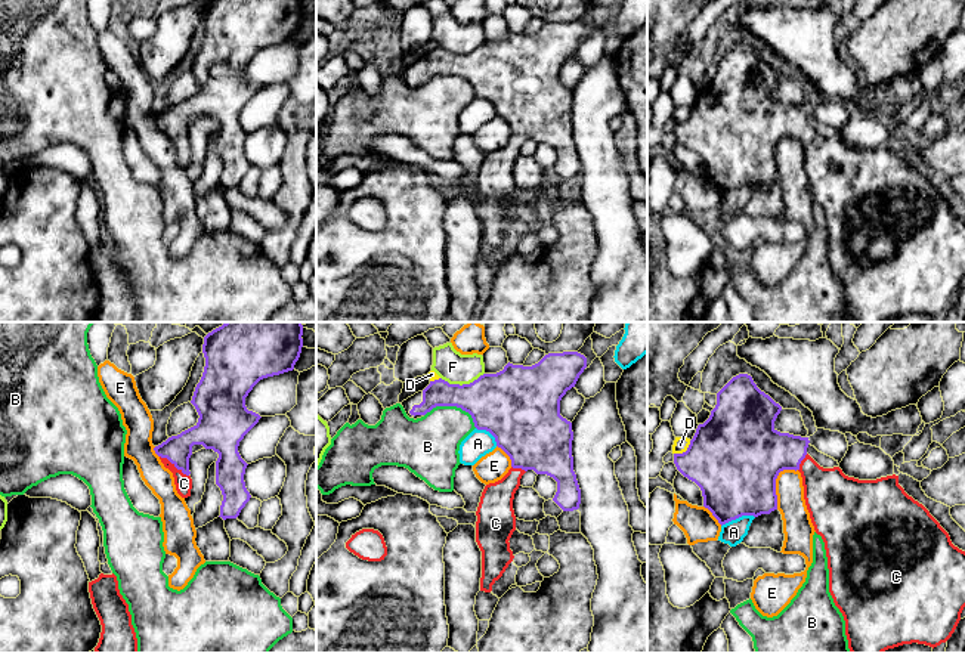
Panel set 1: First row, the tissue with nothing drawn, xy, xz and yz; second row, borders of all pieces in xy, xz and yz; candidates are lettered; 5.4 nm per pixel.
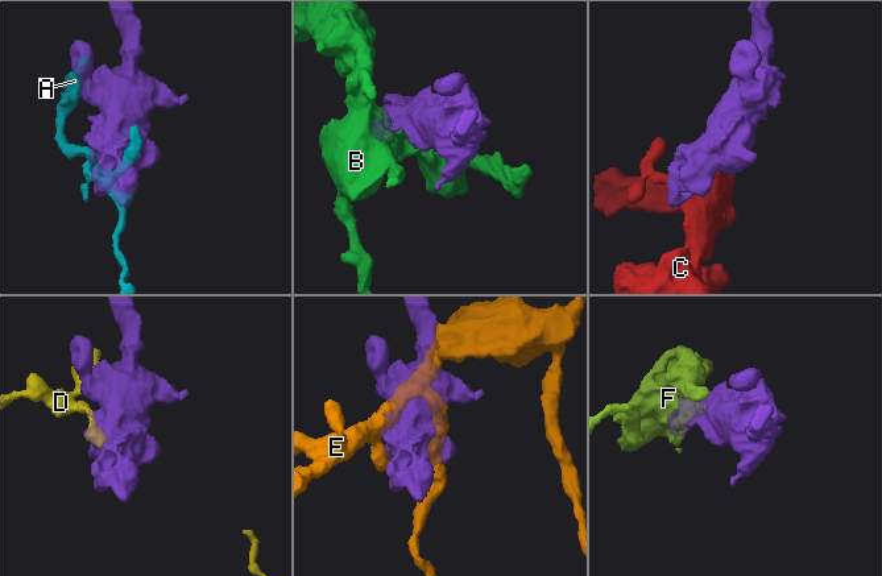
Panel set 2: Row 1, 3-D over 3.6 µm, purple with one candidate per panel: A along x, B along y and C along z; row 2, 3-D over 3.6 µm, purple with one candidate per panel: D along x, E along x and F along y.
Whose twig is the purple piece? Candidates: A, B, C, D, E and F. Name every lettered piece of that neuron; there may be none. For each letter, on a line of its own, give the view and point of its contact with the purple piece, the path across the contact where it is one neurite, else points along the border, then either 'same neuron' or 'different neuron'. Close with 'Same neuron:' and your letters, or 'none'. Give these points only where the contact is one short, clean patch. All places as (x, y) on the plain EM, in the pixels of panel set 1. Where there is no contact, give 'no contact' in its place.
A: meets purple in yz at (738, 186); different neuron
B: meets purple in xz at (454, 74); different neuron
C: meets purple in xy at (175, 135); runs through xy (178, 118), (175, 121), (175, 135), (181, 141), (183, 152); same neuron
D: meets purple in yz at (686, 120); different neuron
E: meets purple in yz at (775, 151); different neuron
F: meets purple in xz at (463, 53); different neuron
Same neuron: C

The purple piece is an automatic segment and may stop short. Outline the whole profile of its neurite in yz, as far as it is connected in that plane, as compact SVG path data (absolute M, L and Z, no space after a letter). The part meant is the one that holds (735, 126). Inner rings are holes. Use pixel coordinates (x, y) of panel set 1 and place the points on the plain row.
M739 43L733 46L718 62L717 62L717 74L711 80L709 87L699 93L693 108L686 121L674 123L674 133L677 139L695 151L703 165L703 176L708 177L712 185L723 195L732 189L736 189L742 185L754 185L758 186L761 183L770 183L777 179L777 164L776 164L776 148L783 139L798 139L802 146L804 155L804 168L807 179L810 182L811 192L817 204L822 205L825 211L826 226L828 226L828 238L829 238L829 261L833 267L835 275L844 285L845 290L845 304L848 309L848 318L851 322L884 322L888 318L894 318L903 313L925 313L930 316L937 316L941 312L946 312L952 303L955 301L961 282L965 276L965 220L955 216L950 210L949 202L940 195L940 192L930 183L930 180L909 165L904 158L898 154L898 145L887 145L876 149L859 149L854 146L848 146L842 142L839 136L823 137L820 136L808 123L808 106L794 105L789 102L780 102L774 98L774 90L780 83L782 75L776 72L768 64L761 61L754 52L752 46L748 43Z

